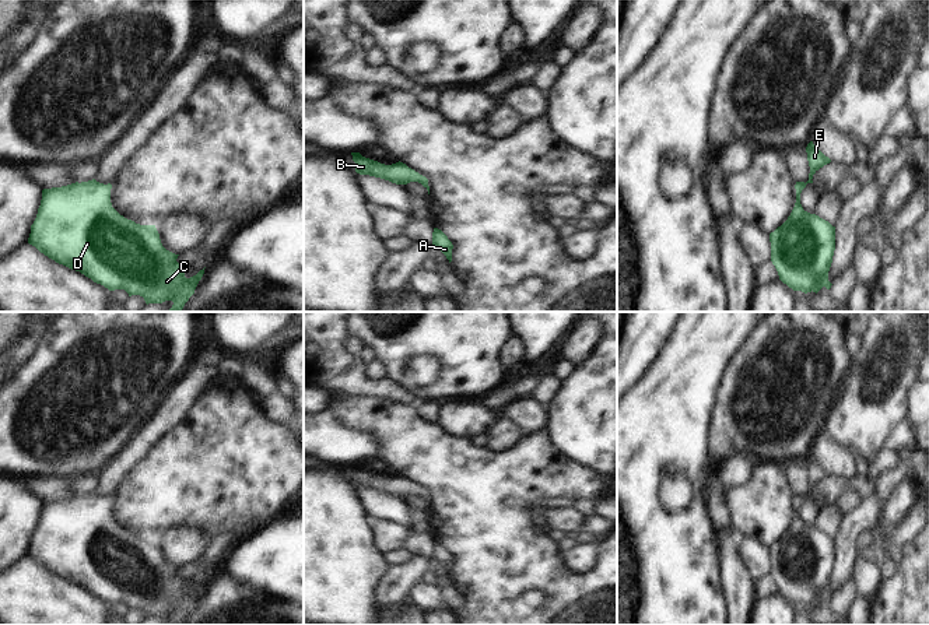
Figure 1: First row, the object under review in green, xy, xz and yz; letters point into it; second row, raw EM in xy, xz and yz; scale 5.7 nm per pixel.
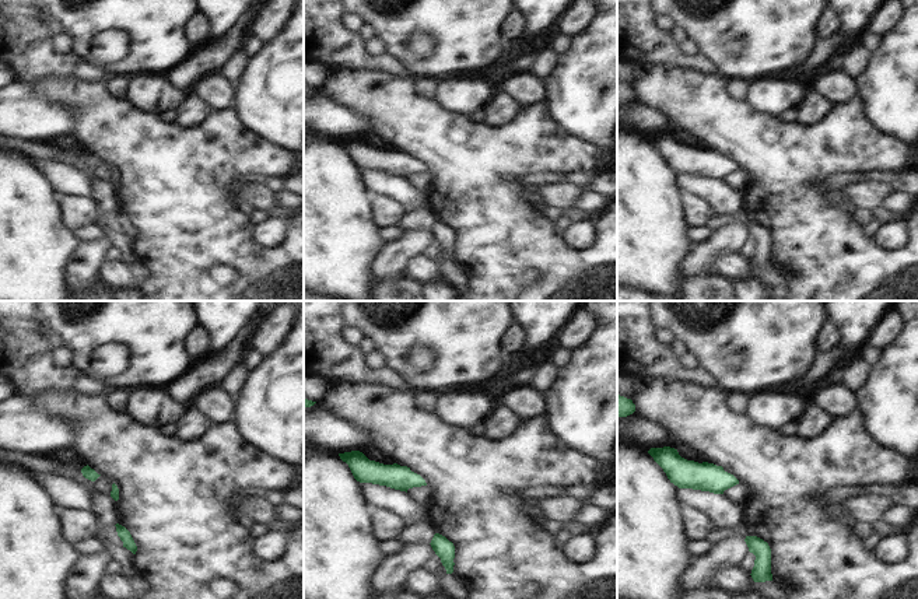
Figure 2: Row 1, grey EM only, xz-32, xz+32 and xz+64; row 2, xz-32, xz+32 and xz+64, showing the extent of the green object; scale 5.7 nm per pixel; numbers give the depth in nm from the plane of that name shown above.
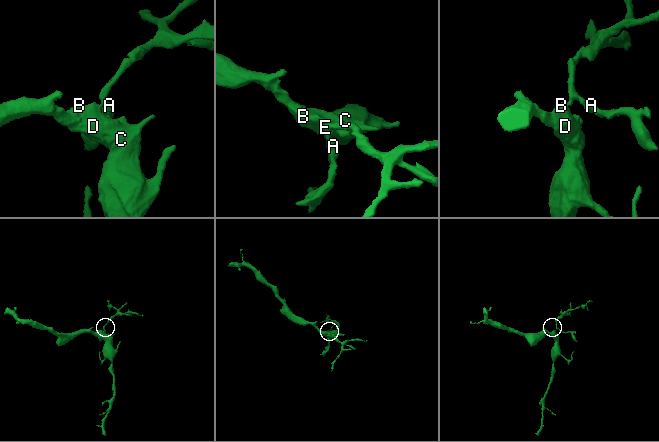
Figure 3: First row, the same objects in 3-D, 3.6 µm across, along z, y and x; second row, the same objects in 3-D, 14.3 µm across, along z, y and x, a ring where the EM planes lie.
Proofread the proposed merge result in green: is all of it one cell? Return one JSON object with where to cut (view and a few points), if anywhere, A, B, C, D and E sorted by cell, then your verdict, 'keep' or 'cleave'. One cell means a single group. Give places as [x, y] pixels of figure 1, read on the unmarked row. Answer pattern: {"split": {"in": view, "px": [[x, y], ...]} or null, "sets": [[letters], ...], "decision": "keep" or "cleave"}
{"split": null, "sets": [["A", "B", "C", "D", "E"]], "decision": "keep"}

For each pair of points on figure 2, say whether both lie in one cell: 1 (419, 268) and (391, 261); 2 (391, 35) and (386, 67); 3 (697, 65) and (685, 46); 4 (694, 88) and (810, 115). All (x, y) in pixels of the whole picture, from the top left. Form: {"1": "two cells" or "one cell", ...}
{"1": "two cells", "2": "two cells", "3": "two cells", "4": "two cells"}

